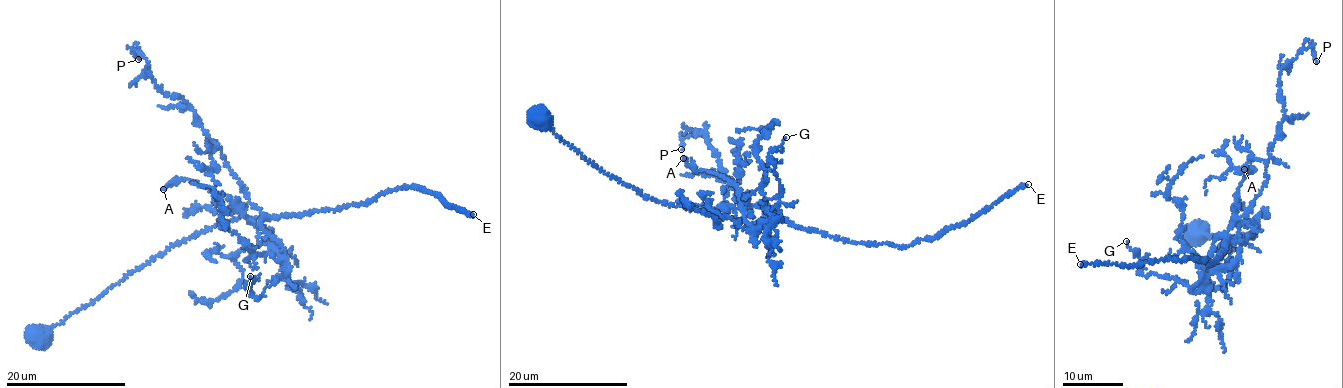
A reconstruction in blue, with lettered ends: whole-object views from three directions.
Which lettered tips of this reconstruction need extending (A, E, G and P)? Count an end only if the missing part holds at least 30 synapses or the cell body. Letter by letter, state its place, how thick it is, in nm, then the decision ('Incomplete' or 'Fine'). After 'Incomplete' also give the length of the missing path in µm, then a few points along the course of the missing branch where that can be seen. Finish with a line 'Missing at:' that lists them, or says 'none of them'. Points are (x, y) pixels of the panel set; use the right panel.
A: Place: (1244, 169). Thickness 240 nm. Fine
E: Place: (1080, 264). Thickness 220 nm. Incomplete. Missing length about 350 µm
G: Place: (1126, 241). Thickness 140 nm. Fine
P: Place: (1316, 61). Thickness 160 nm. Fine
Missing at: E

